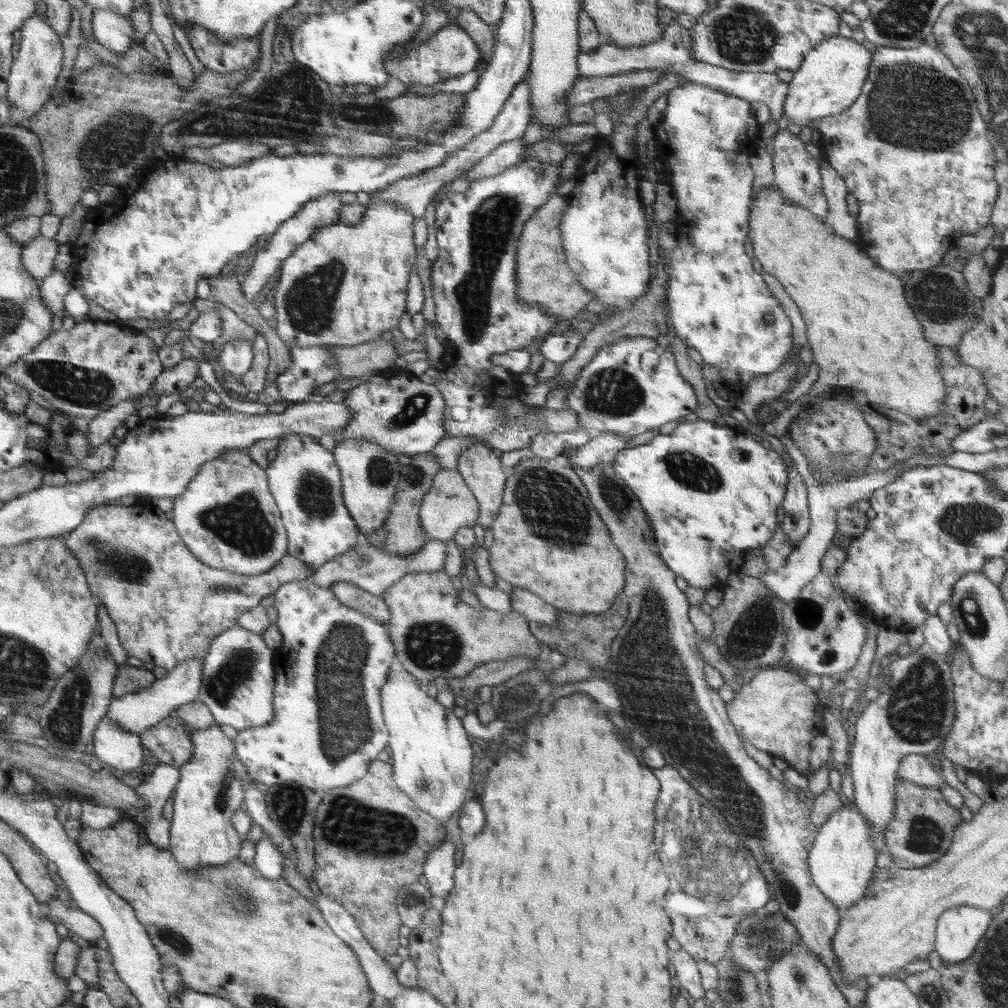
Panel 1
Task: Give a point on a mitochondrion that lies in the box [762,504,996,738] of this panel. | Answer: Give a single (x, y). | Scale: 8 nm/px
(973, 618)

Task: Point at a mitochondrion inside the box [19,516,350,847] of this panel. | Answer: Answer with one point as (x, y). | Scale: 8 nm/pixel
(64, 722)

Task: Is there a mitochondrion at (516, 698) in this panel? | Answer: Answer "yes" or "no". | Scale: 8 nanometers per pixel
yes

